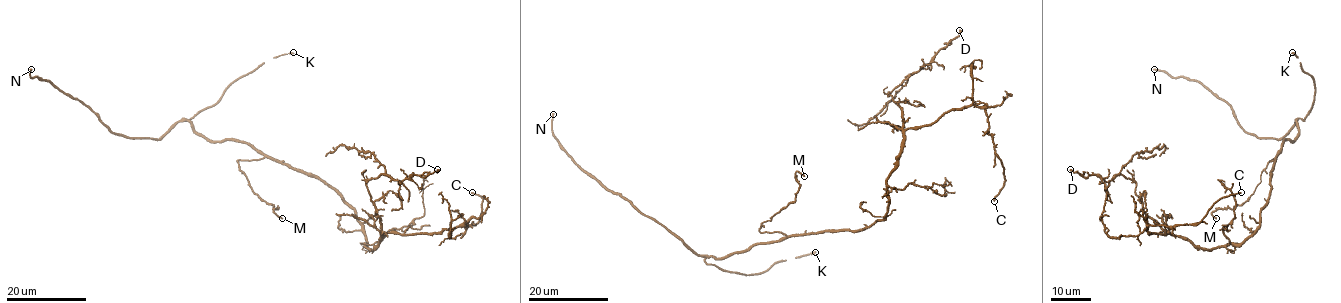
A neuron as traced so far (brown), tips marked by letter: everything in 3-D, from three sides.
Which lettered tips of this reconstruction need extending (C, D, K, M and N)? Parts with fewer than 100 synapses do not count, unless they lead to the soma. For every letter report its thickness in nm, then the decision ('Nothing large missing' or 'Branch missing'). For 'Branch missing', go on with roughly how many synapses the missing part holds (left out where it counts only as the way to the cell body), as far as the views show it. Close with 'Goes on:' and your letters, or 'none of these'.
C: Thickness 180 nm. Nothing large missing
D: Thickness 190 nm. Nothing large missing
K: Thickness 260 nm. Branch missing
M: Thickness 130 nm. Nothing large missing
N: Thickness 240 nm. Branch missing. Roughly 300 synapses
Goes on: K, N

